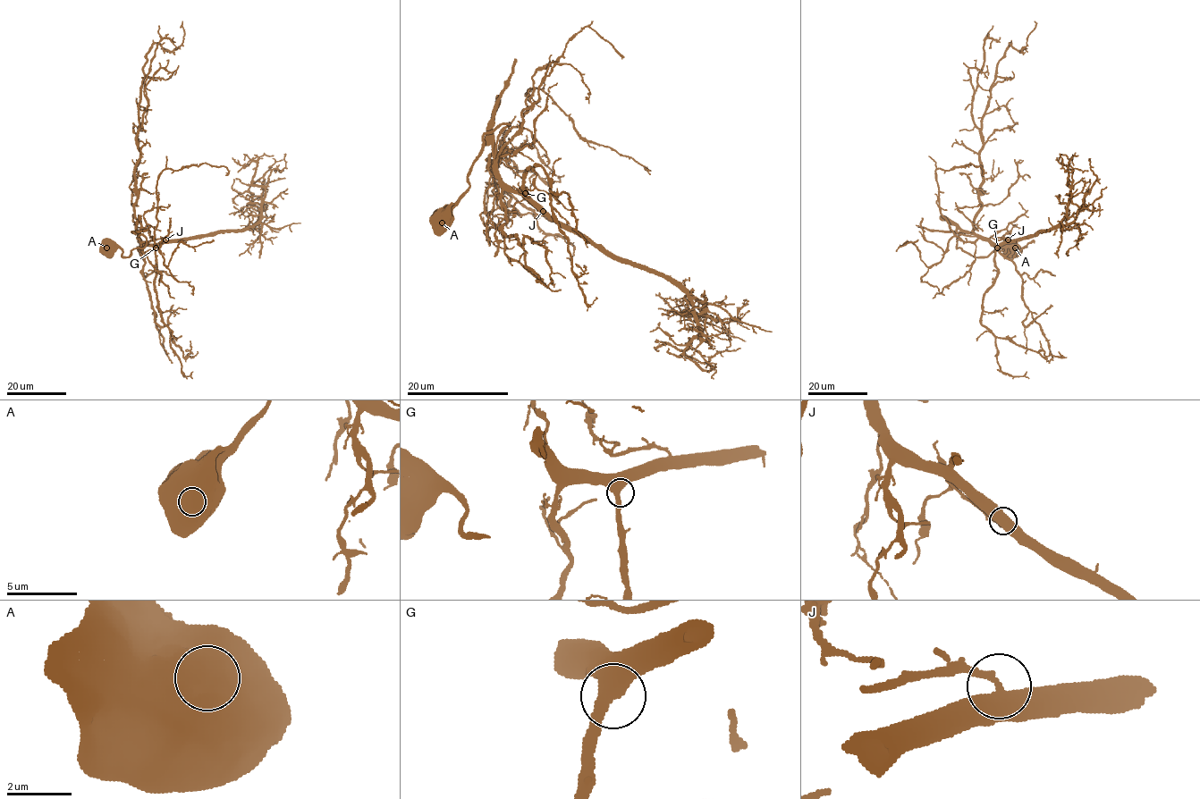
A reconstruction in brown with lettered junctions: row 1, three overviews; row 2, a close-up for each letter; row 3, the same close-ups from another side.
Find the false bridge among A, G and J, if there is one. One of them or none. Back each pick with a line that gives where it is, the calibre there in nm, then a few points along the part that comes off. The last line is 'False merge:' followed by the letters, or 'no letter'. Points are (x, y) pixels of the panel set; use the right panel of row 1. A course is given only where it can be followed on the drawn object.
False merge: no letter

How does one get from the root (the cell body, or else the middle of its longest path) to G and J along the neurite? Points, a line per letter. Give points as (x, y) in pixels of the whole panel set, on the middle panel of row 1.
G: (442, 223), (469, 187), (470, 166), (483, 137), (502, 124), (510, 124), (498, 137), (495, 174), (525, 193)
J: (442, 223), (469, 187), (470, 166), (483, 137), (502, 124), (510, 124), (498, 137), (495, 174), (543, 211)

